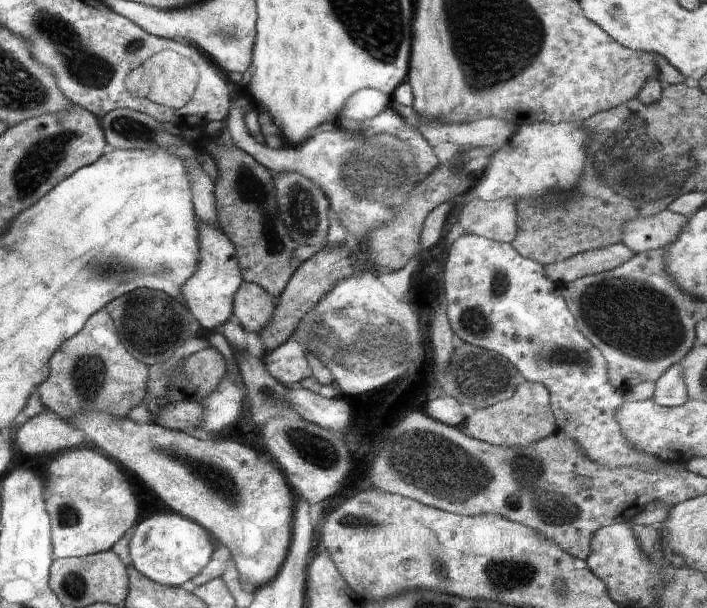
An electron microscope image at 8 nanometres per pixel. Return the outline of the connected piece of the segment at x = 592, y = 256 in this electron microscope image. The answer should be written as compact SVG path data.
M624 244L585 251L564 261L544 265L545 276L556 283L570 283L587 275L613 270L632 258L632 252Z

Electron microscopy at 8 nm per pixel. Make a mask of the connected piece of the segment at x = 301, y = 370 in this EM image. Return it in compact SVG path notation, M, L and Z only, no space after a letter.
M286 341L270 353L264 352L260 359L268 375L288 388L313 376L306 352L298 341Z

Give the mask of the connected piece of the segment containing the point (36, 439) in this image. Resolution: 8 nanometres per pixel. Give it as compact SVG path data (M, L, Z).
M48 409L22 424L14 434L18 438L20 450L26 456L52 454L52 458L63 451L81 447L84 440L82 431Z

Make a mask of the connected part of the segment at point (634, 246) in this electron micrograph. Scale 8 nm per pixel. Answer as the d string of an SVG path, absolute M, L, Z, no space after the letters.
M662 210L652 218L638 218L636 224L624 228L624 244L632 252L646 252L666 246L685 226L689 218Z

